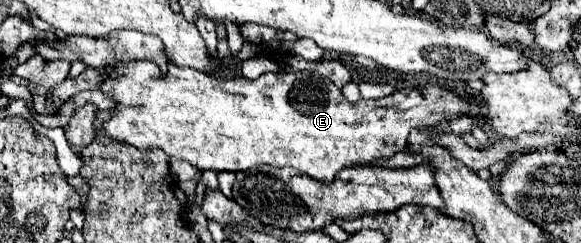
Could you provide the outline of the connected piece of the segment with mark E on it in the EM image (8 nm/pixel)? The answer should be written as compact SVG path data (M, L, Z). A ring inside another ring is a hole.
M131 61L129 65L115 65L109 69L109 77L101 85L101 91L117 101L111 119L103 125L103 129L117 141L131 143L137 149L163 149L167 155L187 159L199 169L247 171L257 165L293 167L323 185L329 185L345 167L357 167L363 163L371 165L377 159L391 159L395 153L405 151L411 129L425 129L439 125L441 121L469 115L469 103L465 99L435 83L395 91L381 99L359 99L357 103L349 103L341 89L317 71L263 73L259 79L249 81L243 77L213 77L173 63L169 63L167 73L159 73L157 65L149 61Z

